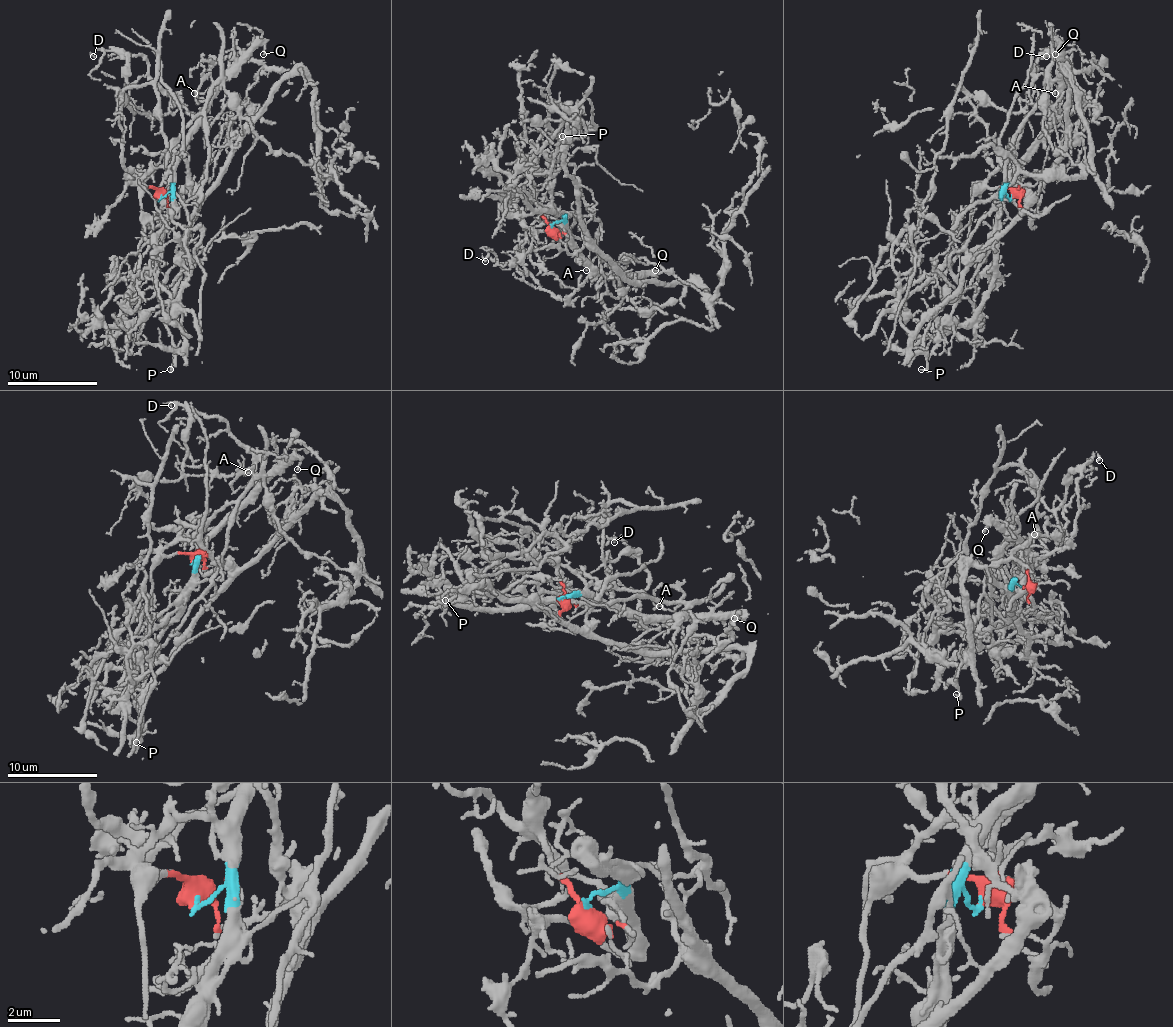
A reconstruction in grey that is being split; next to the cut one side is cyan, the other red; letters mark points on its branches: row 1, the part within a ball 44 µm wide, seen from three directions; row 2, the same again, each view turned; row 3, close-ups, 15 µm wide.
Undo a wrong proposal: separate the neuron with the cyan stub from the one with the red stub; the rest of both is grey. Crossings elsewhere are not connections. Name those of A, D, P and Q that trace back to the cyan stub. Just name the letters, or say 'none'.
A, D, Q

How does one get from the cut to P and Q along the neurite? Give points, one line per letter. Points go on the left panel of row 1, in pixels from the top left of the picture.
P: (158, 197), (156, 188), (145, 188), (140, 197), (133, 294), (158, 299), (174, 346), (169, 369)
Q: (160, 197), (172, 188), (172, 161), (199, 120), (208, 95), (255, 48), (262, 46), (262, 55)

